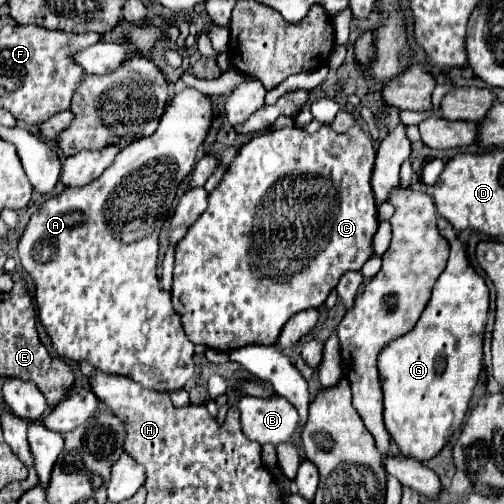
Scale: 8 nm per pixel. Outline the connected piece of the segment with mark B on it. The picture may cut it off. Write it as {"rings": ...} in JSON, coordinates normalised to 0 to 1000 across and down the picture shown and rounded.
{"rings":[[[550,782],[534,794],[502,790],[502,786],[478,786],[470,806],[478,813],[482,857],[494,873],[506,873],[514,881],[542,881],[542,885],[581,877],[581,865],[589,861],[589,845],[593,845],[593,821],[565,790],[558,790]]]}

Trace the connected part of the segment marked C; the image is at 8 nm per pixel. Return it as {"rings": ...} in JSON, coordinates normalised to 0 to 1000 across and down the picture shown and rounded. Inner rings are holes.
{"rings":[[[704,246],[692,266],[669,266],[649,250],[641,250],[641,258],[629,258],[621,266],[597,262],[585,250],[562,254],[562,258],[534,258],[534,262],[518,266],[514,274],[498,274],[486,290],[478,290],[470,310],[454,325],[450,341],[442,345],[438,361],[415,385],[411,417],[391,433],[391,440],[379,448],[375,464],[347,492],[347,536],[343,536],[339,583],[343,583],[343,603],[347,603],[351,623],[359,623],[359,631],[363,631],[367,663],[375,667],[375,675],[383,683],[403,683],[403,687],[427,690],[435,698],[458,698],[458,694],[490,687],[490,683],[538,687],[550,679],[558,651],[581,623],[589,623],[593,615],[609,615],[609,611],[633,611],[649,595],[653,579],[669,567],[673,552],[685,540],[692,540],[692,536],[712,540],[720,532],[720,524],[740,508],[740,468],[752,448],[748,409],[744,409],[736,361],[732,361],[740,325],[744,325],[744,294],[712,246]]]}

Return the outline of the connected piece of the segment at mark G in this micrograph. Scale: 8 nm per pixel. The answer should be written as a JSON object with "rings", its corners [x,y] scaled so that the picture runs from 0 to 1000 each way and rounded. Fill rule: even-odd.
{"rings":[[[887,437],[867,440],[871,460],[887,472],[895,488],[891,520],[883,540],[867,552],[851,603],[843,607],[835,631],[815,659],[768,683],[748,714],[756,770],[760,770],[760,833],[776,869],[788,877],[796,901],[819,905],[835,917],[867,905],[883,885],[891,865],[915,845],[938,770],[946,762],[950,738],[958,730],[958,655],[970,623],[970,575],[962,556],[931,528],[923,484],[907,472],[899,448]]]}

